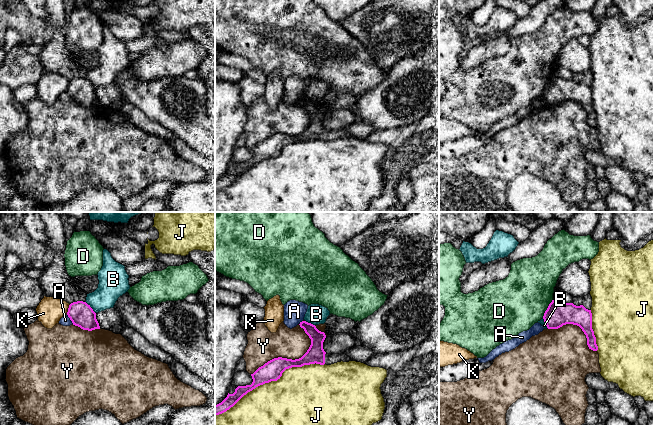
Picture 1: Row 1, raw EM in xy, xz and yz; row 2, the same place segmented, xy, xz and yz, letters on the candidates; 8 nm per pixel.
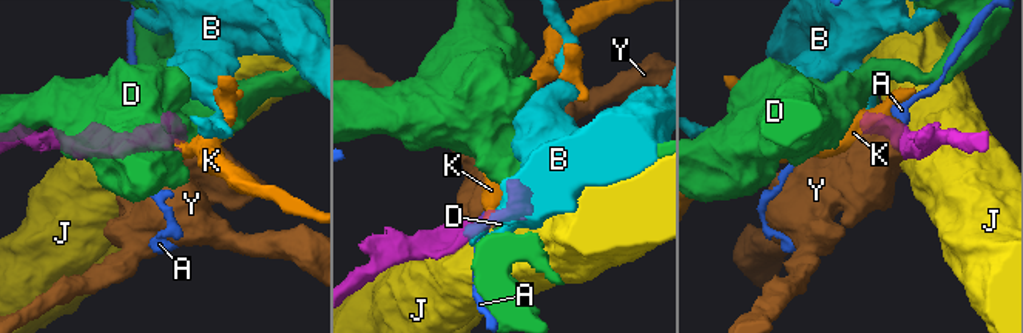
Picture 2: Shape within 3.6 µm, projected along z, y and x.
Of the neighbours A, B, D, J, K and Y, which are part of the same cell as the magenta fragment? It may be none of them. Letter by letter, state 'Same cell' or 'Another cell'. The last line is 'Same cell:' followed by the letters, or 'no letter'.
A: Another cell
B: Another cell
D: Another cell
J: Another cell
K: Another cell
Y: Another cell
Same cell: no letter

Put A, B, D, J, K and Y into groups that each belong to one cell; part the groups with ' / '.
A / B / D / J / K / Y

